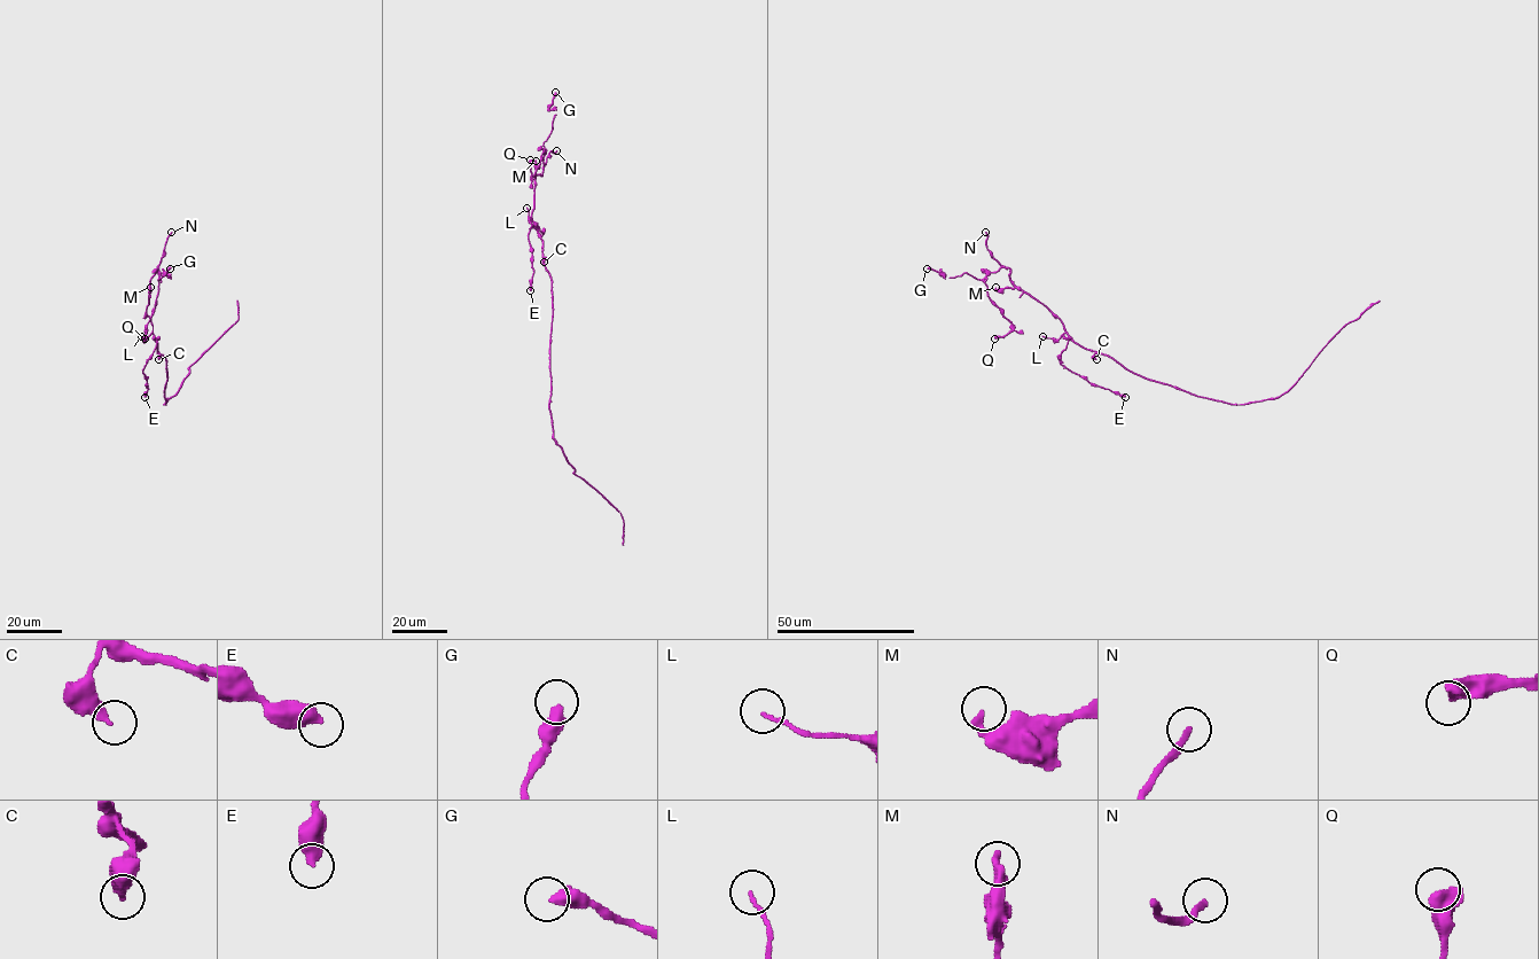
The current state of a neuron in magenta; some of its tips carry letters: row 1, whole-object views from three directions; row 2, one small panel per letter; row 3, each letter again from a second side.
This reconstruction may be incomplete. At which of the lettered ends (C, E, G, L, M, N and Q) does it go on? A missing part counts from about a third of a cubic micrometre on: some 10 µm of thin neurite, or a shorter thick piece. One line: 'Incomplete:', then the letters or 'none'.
Incomplete: N

